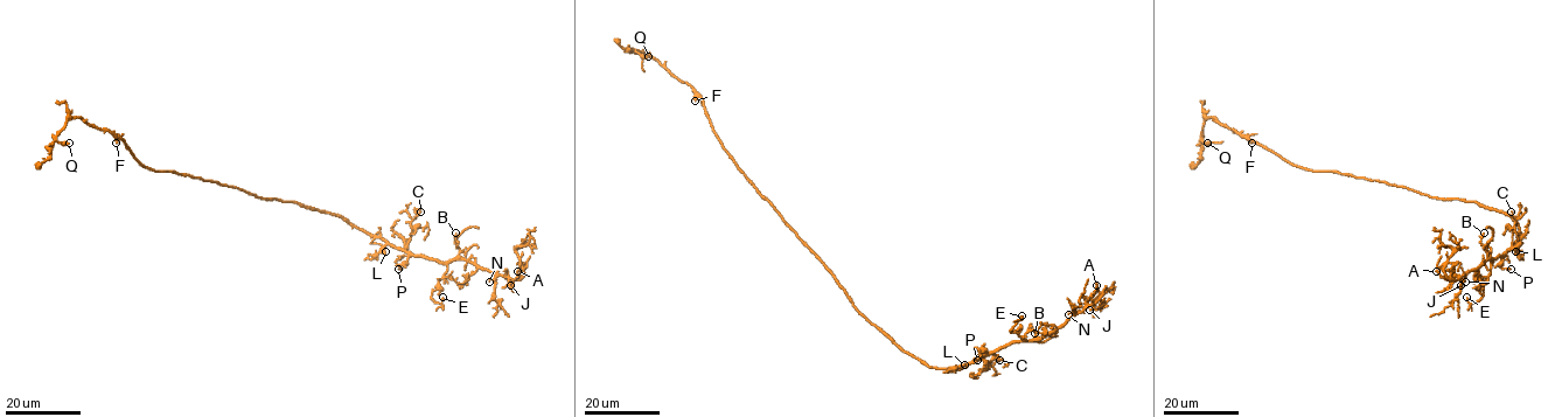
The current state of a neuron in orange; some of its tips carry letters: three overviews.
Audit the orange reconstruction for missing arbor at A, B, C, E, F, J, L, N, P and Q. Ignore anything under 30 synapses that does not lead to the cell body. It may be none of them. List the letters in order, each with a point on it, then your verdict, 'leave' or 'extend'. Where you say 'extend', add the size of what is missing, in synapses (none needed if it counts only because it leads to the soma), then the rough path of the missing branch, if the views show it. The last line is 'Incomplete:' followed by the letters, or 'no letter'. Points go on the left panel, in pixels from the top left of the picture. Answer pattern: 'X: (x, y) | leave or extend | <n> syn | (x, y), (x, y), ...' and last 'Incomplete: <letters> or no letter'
A: (517, 271) | leave
B: (455, 233) | leave
C: (420, 212) | leave
E: (443, 297) | leave
F: (116, 143) | leave
J: (510, 285) | extend | (510, 285), (481, 321)
L: (385, 251) | leave
N: (489, 282) | leave
P: (398, 269) | leave
Q: (69, 143) | leave
Incomplete: J

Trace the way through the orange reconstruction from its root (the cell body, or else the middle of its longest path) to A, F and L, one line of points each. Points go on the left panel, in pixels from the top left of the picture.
A: (269, 199), (294, 201), (339, 215), (413, 255), (444, 262), (468, 259), (513, 279), (517, 271)
F: (269, 199), (216, 181), (151, 169), (123, 140), (116, 143)
L: (269, 199), (294, 201), (339, 215), (381, 237), (385, 242), (385, 251)

